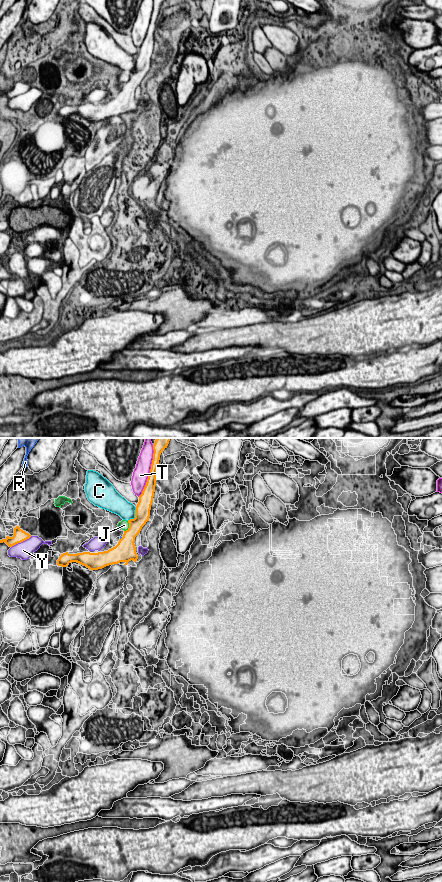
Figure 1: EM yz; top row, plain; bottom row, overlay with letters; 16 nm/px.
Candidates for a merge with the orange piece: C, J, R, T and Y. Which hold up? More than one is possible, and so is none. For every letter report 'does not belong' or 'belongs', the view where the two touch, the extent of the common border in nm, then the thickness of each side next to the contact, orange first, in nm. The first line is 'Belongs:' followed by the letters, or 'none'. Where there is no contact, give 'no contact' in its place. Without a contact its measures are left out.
Belongs: J
C: does not belong; contact in yz; length 260 nm; calibres 260 and 280 nm
J: belongs; contact in yz; length 190 nm; calibres 220 and 160 nm
R: does not belong; contact in yz; length 60 nm; calibres 340 and 30 nm
T: does not belong; contact in yz; length 850 nm; calibres 160 and 260 nm
Y: does not belong; contact in yz; length 380 nm; calibres 200 and 280 nm

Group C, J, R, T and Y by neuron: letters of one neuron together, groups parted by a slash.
C Y / J / R / T

